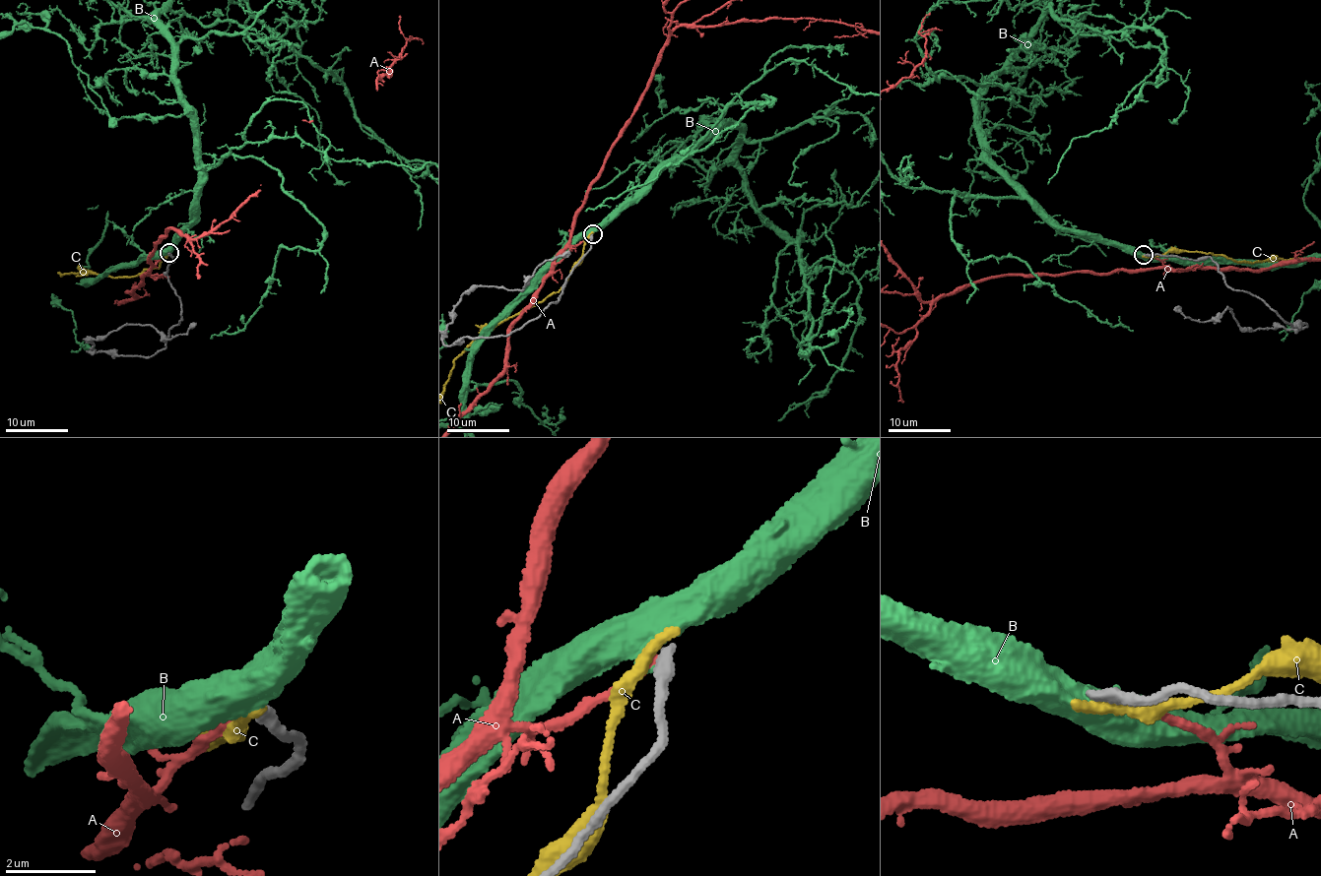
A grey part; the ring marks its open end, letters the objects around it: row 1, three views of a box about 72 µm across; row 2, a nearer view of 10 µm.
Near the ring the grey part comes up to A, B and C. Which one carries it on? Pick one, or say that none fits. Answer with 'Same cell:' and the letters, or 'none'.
Same cell: none

